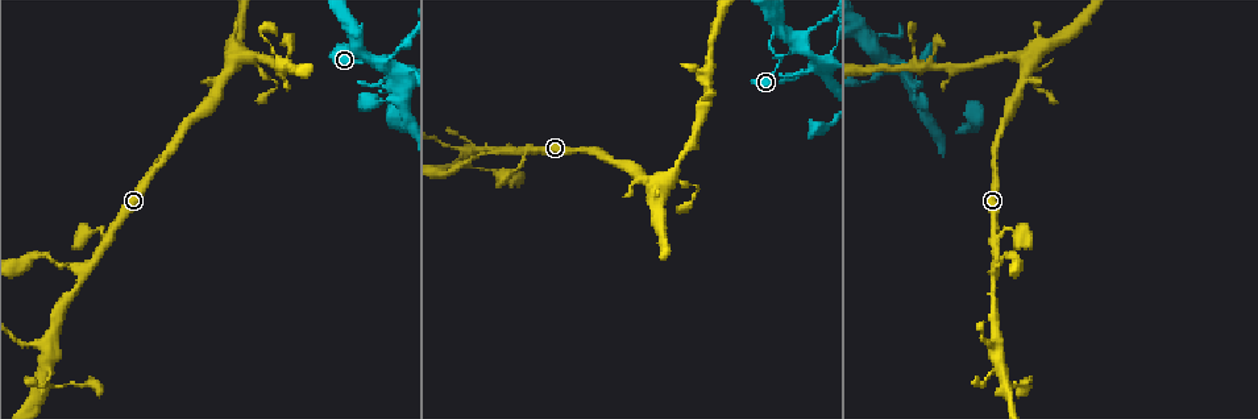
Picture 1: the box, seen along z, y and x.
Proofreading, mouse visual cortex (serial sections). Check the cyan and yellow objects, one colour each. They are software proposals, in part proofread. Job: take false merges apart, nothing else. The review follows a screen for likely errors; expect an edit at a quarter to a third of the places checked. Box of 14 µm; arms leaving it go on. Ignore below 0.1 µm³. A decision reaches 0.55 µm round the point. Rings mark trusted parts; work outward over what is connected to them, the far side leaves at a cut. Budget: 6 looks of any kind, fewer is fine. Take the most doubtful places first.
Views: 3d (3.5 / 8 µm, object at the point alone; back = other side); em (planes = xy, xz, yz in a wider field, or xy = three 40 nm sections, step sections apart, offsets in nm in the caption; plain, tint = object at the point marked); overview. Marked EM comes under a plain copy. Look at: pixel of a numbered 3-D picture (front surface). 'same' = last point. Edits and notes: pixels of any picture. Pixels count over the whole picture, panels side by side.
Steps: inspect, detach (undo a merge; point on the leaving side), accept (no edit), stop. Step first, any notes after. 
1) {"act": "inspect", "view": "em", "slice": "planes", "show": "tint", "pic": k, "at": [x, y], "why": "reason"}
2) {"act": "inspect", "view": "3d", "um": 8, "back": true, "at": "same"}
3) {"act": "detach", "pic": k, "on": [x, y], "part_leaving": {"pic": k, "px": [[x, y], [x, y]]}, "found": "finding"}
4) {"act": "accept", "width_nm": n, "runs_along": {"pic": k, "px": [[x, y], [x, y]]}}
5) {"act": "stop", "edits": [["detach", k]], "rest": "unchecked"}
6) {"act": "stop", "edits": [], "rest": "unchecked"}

{"act": "inspect", "view": "em", "slice": "xy", "step": 2, "show": "tint", "pic": 1, "at": [799, 49], "why": "four-way junction"}

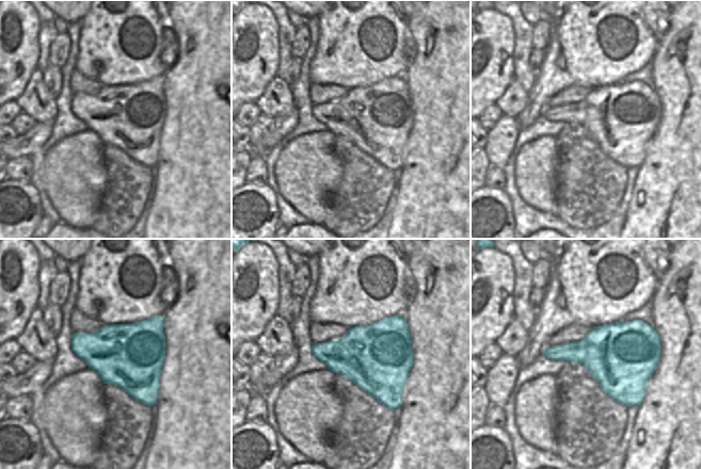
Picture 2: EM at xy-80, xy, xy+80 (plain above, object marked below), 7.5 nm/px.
{"act": "inspect", "view": "3d", "um": 3.5, "at": "same", "why": "see where the arms go"}

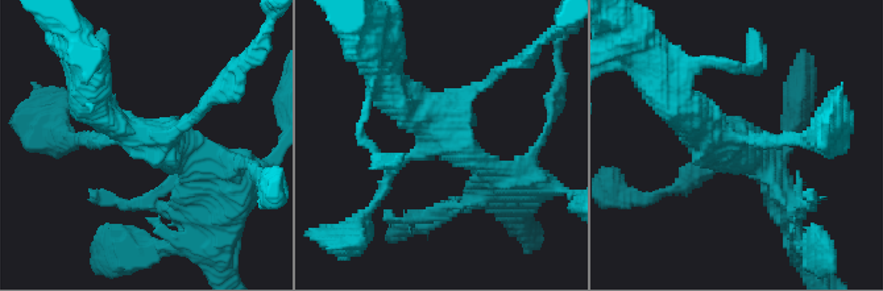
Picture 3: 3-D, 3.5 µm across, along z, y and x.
{"act": "accept", "arm_widths_nm": [150, 200, 300, 350], "runs_along": {"pic": 3, "px": [[82, 141], [183, 145], [212, 173]]}, "found": "all the same cell"}

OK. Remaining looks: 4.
{"act": "inspect", "view": "3d", "um": 3.5, "back": true, "pic": 1, "at": [1030, 61], "why": "a fork"}

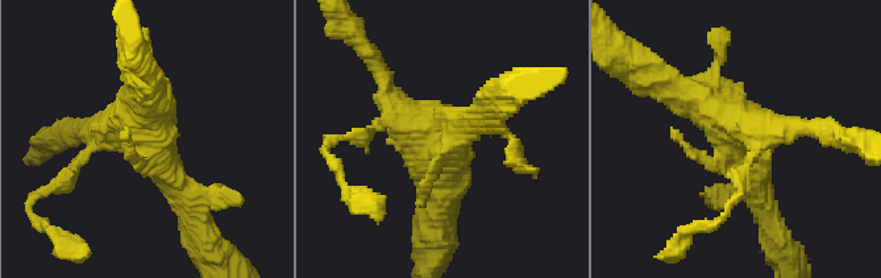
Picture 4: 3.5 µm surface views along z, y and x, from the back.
{"act": "inspect", "view": "em", "slice": "xy", "step": 3, "show": "tint", "pic": 4, "at": [735, 148], "why": "shape alone is not enough"}

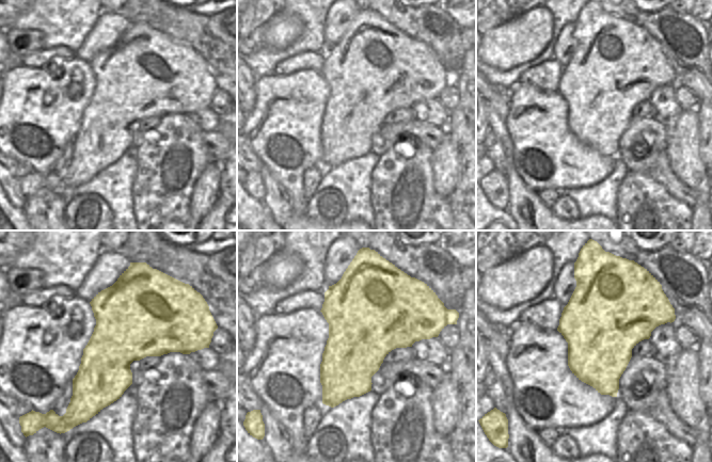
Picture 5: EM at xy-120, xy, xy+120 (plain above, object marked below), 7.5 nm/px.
{"act": "accept", "width_nm": 600, "runs_along": {"pic": 4, "px": [[188, 202], [144, 129], [87, 129]]}, "found": "one cell here"}

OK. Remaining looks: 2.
{"act": "inspect", "view": "3d", "um": 3.5, "back": true, "pic": 1, "at": [991, 269], "why": "three-way junction"}

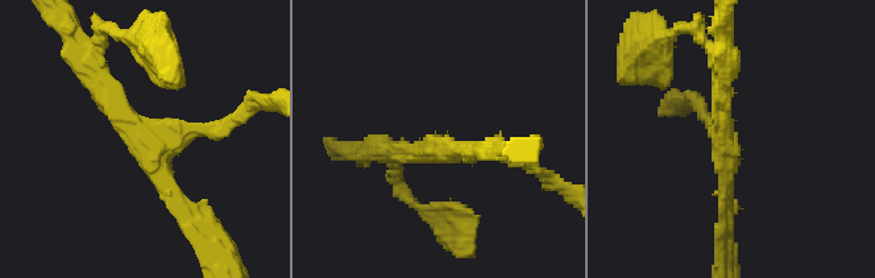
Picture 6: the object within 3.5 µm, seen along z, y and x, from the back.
{"act": "inspect", "view": "em", "slice": "xy", "step": 1, "show": "tint", "pic": 6, "at": [144, 144], "why": "now the EM"}

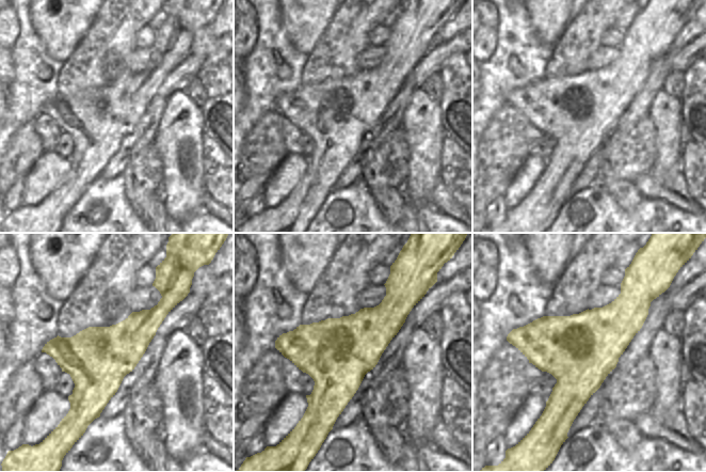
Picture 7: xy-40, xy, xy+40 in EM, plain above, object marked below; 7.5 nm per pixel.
{"act": "accept", "arm_widths_nm": [100, 200, 250], "found": "one cell here"}

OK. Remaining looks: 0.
{"act": "stop", "edits": [], "rest": "unchecked"}

